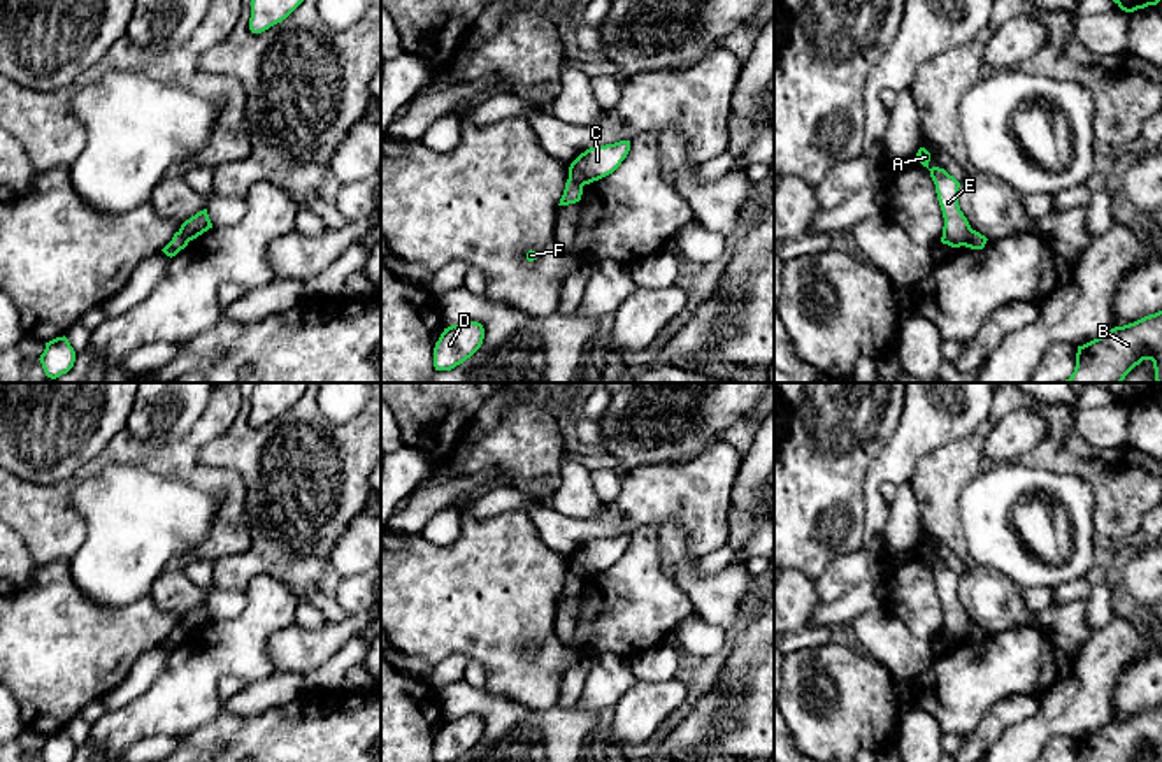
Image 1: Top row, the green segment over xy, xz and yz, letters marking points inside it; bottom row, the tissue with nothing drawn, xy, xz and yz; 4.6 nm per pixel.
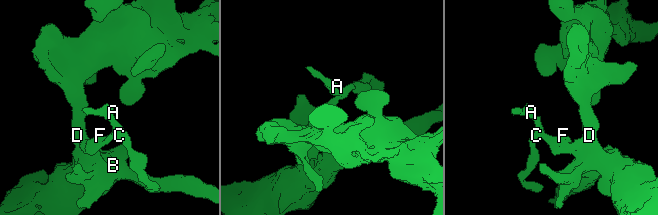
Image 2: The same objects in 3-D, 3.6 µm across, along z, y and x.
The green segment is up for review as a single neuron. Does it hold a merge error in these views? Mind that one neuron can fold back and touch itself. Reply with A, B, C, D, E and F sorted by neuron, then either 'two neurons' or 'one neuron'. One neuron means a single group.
A C E / B D F; two neurons

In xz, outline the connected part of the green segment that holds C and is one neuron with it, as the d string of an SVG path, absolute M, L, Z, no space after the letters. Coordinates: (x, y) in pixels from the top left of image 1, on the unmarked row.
M630 534L595 539L581 546L569 560L569 571L590 578L613 567L630 544Z

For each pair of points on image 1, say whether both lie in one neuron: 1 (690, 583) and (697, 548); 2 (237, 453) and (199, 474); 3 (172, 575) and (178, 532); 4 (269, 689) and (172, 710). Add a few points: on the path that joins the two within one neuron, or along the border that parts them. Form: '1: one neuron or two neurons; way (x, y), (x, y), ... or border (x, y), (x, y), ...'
1: two neurons; border (674, 524), (685, 534), (685, 550), (695, 560)
2: two neurons; border (222, 467), (230, 467), (241, 478), (244, 503)
3: two neurons; border (181, 560), (167, 566), (148, 594)
4: two neurons; border (218, 704), (220, 708)

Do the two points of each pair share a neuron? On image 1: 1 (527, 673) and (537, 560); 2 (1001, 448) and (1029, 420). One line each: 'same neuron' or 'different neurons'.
1: same neuron
2: same neuron

